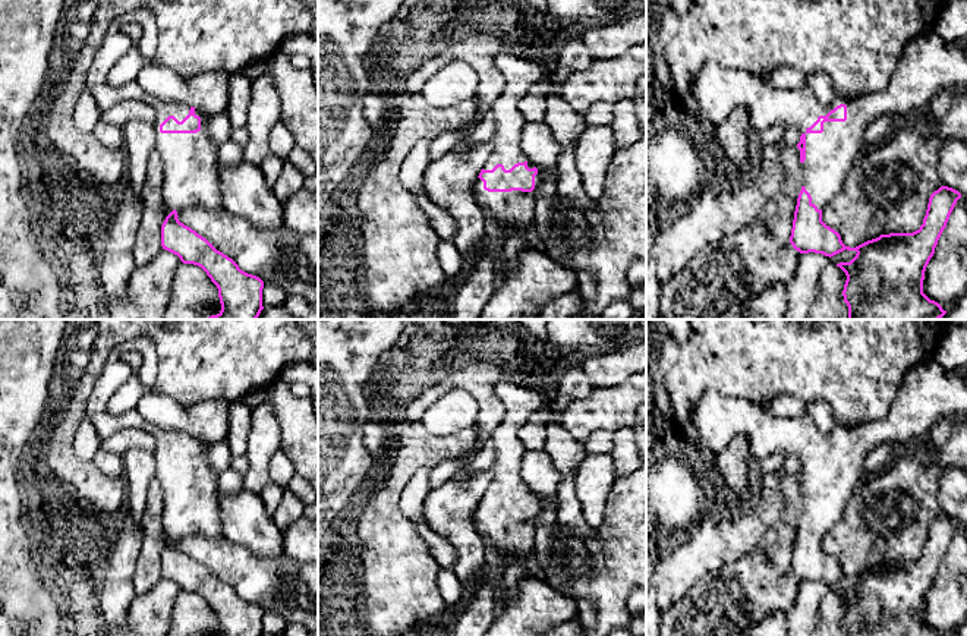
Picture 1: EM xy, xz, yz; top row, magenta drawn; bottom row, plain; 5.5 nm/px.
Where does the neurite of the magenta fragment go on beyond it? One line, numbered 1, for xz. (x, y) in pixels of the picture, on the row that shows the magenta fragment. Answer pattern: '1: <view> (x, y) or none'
1: none

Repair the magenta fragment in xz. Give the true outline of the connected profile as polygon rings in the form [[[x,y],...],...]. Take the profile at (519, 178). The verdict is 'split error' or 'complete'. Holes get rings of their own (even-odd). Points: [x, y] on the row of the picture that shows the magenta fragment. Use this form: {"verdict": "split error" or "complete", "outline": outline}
{"verdict": "complete", "outline": [[[527,161],[514,164],[505,170],[503,164],[497,164],[492,170],[481,170],[479,179],[488,192],[532,192],[535,189],[535,176],[538,169],[529,169]]]}

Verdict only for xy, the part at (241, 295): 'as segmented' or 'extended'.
as segmented

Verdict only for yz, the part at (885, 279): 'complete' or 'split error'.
complete

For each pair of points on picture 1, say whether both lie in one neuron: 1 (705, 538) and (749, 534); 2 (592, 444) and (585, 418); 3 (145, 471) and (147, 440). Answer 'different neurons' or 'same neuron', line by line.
1: same neuron
2: different neurons
3: different neurons

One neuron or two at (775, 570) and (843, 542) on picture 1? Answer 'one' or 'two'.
one

